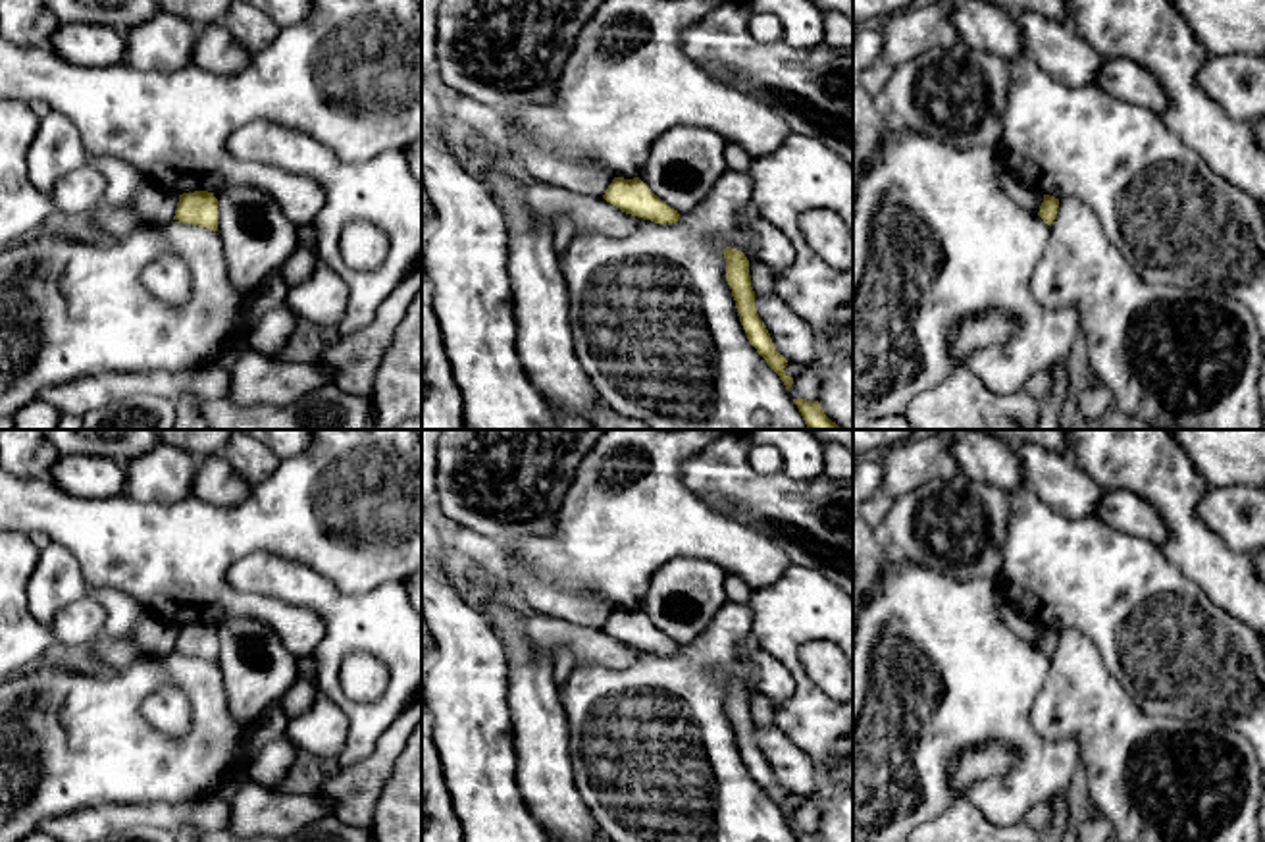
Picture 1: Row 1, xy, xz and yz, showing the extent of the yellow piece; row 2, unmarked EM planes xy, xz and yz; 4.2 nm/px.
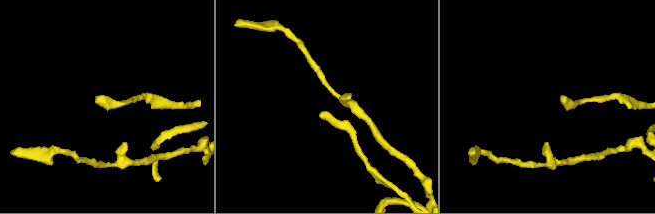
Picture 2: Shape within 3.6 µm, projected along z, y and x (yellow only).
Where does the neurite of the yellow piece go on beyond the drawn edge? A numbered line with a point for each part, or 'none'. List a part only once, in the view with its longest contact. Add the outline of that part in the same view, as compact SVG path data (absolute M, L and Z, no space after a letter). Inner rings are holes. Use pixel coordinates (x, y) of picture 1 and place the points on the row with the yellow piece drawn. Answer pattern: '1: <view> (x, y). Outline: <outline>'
none

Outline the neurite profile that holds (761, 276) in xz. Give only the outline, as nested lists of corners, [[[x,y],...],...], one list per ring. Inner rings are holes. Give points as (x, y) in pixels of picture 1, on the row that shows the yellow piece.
[[[757,260],[749,264],[751,287],[759,297],[774,297],[774,274],[772,270]]]

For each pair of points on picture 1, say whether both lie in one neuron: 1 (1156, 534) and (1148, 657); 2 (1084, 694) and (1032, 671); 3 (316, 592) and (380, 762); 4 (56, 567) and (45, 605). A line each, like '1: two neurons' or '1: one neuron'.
1: two neurons
2: two neurons
3: two neurons
4: one neuron

